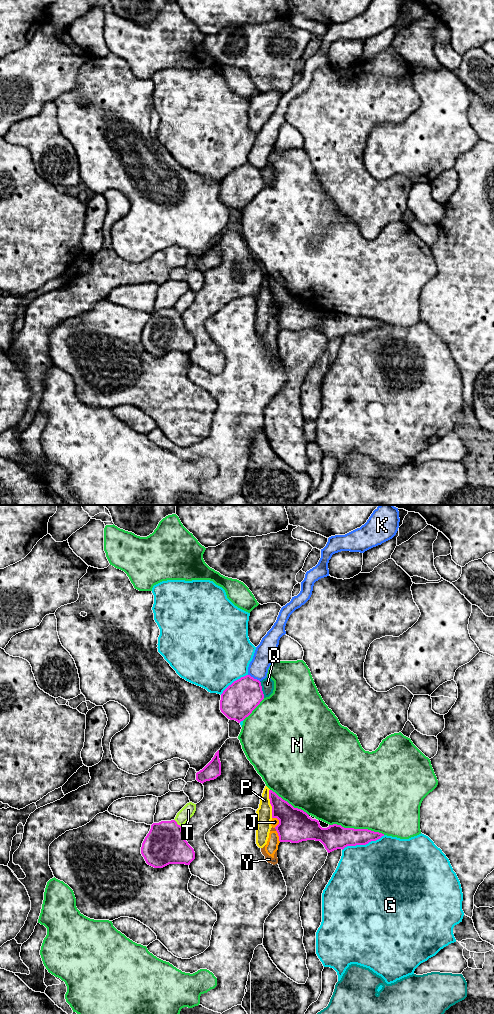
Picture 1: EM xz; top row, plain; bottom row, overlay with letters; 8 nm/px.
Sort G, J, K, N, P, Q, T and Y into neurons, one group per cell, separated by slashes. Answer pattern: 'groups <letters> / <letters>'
groups G / J K P Y / N / Q / T

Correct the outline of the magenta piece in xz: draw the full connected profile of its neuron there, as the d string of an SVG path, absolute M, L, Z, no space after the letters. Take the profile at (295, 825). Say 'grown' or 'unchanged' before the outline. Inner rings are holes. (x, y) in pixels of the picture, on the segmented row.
unchanged | M269 790L269 799L272 818L279 820L275 829L280 842L320 841L330 853L347 846L366 845L384 836L368 829L344 828L337 824L322 828L318 820L312 819L303 810L294 808L272 790Z

